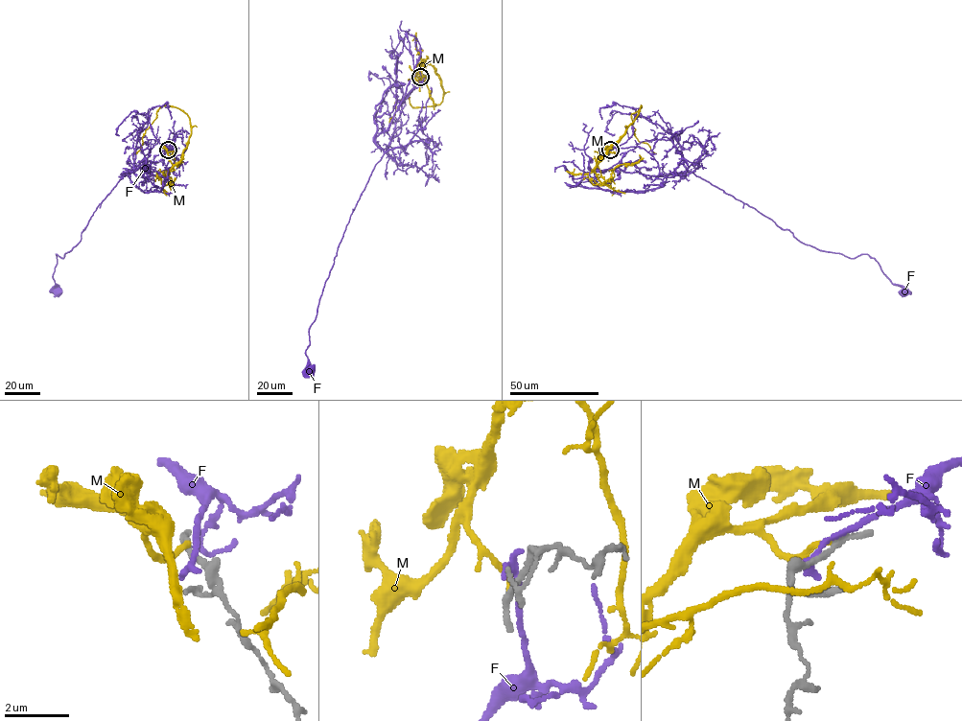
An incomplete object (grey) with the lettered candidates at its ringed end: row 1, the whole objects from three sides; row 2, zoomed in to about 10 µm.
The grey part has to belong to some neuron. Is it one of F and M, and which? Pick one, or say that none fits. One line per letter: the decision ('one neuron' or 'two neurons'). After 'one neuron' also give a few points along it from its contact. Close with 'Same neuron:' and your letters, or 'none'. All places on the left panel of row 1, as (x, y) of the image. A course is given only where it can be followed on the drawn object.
F: two neurons
M: one neuron | via (168, 150), (170, 161), (175, 164), (187, 146), (191, 125), (178, 108), (162, 105), (136, 153)
Same neuron: M

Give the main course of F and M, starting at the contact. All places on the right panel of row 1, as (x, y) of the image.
F: (610, 151), (642, 116), (674, 137), (688, 172), (805, 244), (868, 254), (903, 292)
M: (610, 150), (603, 150), (597, 164), (624, 133), (641, 105), (631, 115), (633, 132), (656, 153)

